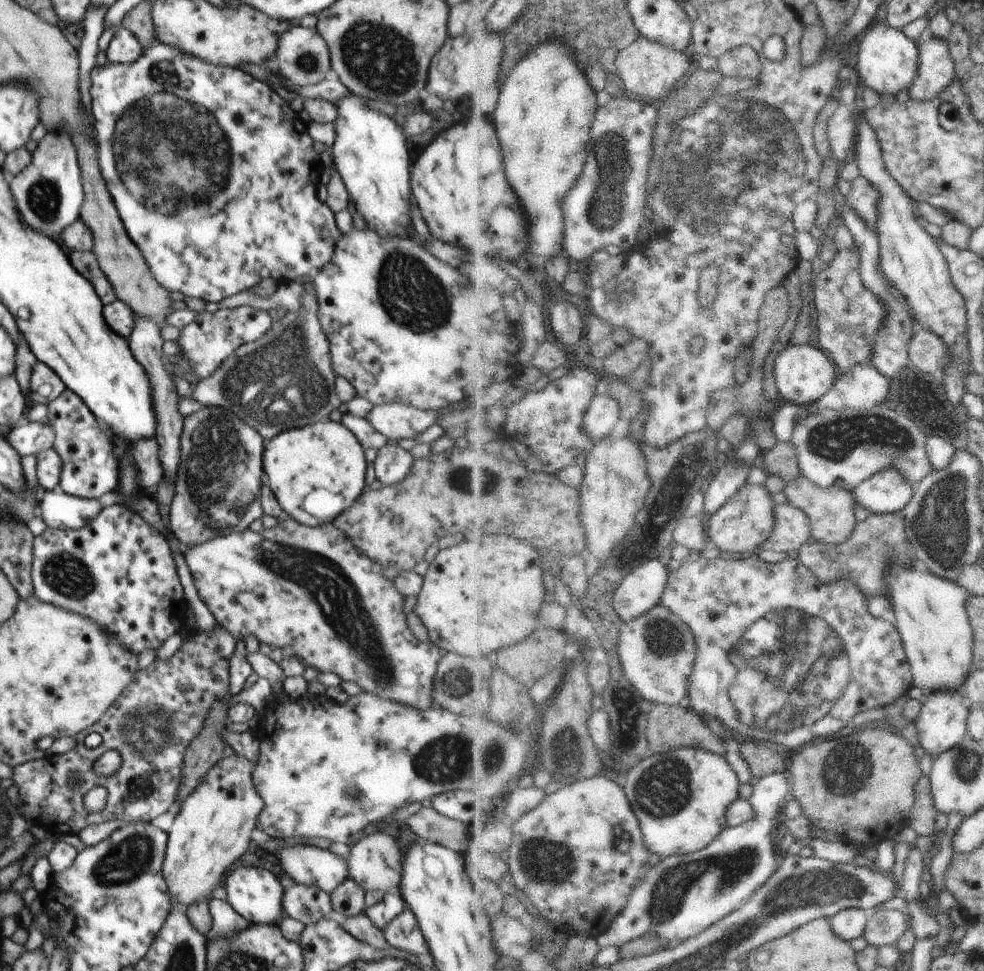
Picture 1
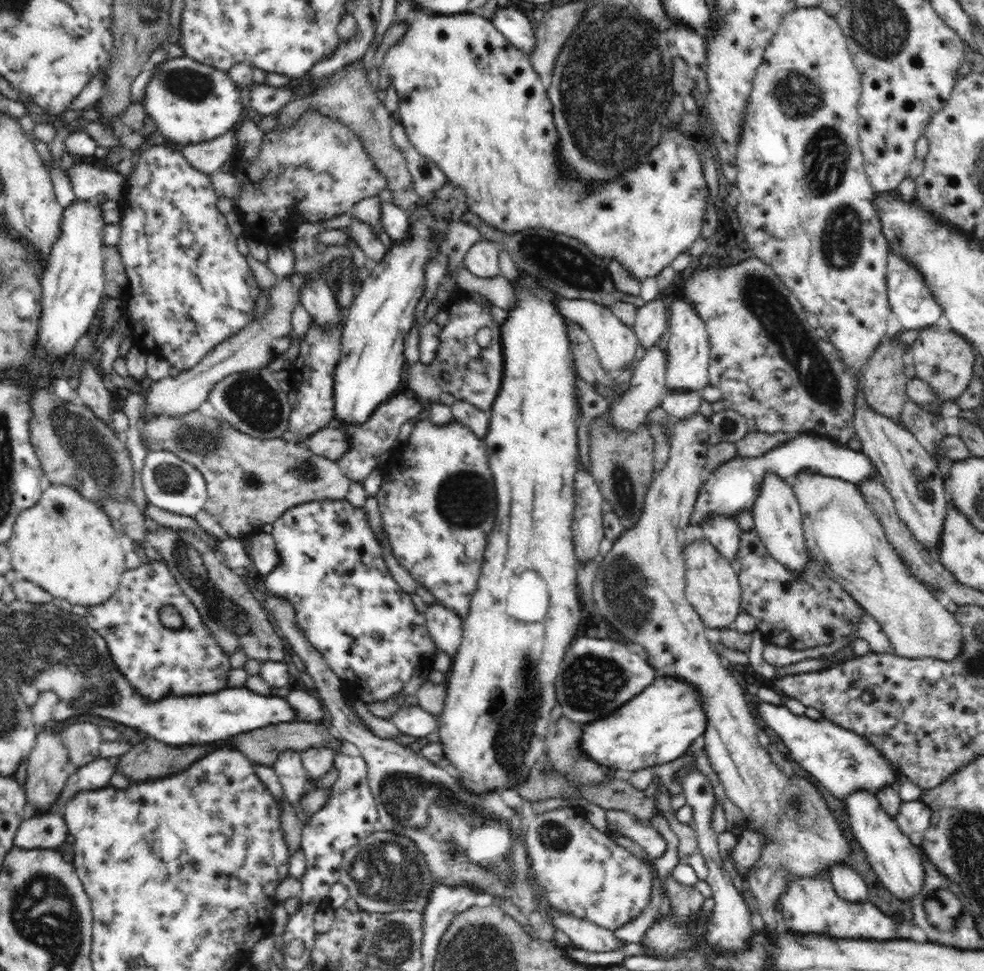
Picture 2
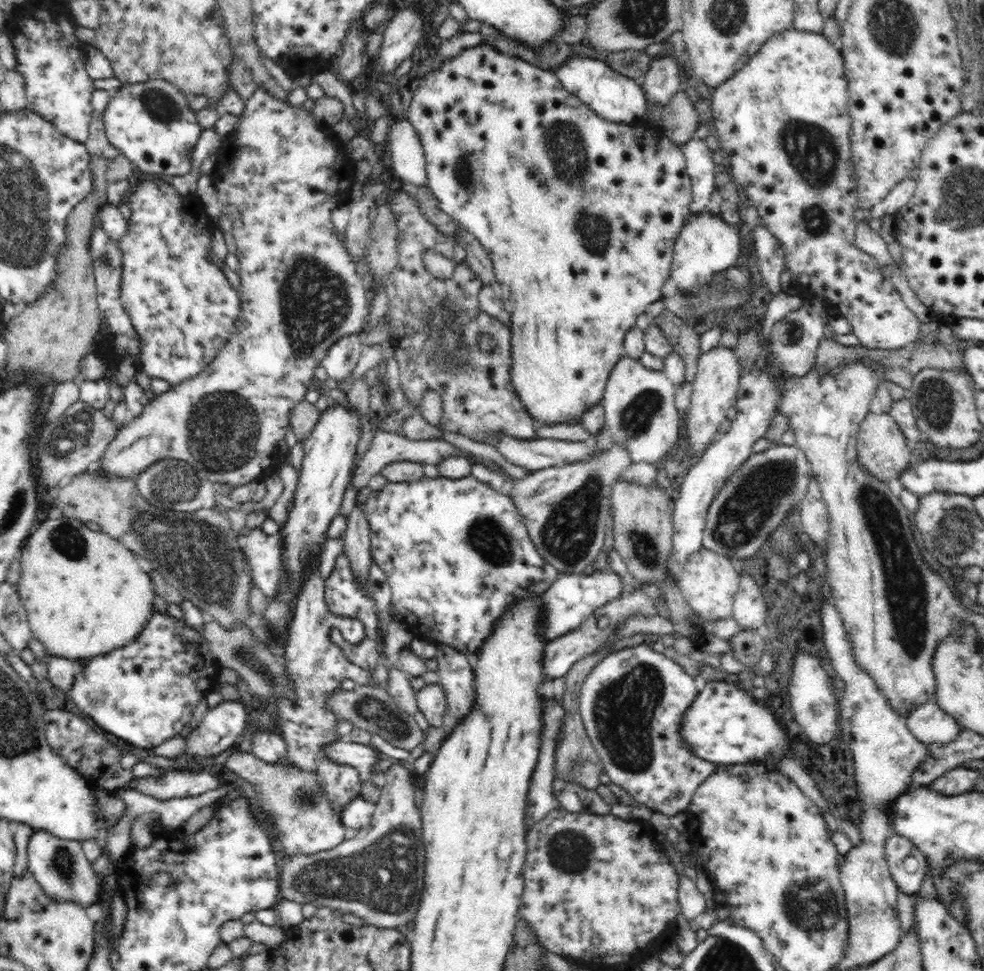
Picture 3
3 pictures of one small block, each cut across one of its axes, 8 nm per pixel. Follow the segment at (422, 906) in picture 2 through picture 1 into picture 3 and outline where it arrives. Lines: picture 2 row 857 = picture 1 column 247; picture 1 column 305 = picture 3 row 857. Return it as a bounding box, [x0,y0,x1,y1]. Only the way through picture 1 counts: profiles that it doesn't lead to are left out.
[280,761,426,928]

